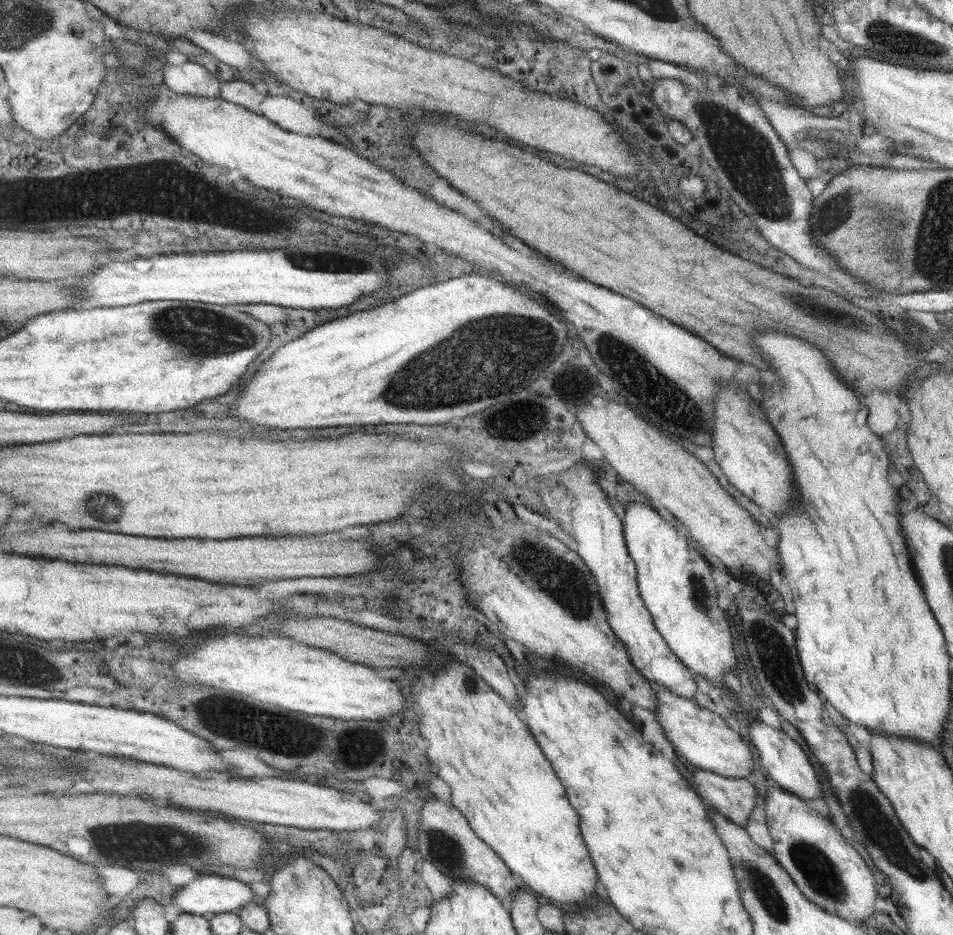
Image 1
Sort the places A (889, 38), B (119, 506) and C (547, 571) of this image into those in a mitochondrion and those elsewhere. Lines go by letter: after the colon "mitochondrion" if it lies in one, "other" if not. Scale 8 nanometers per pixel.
A: mitochondrion
B: mitochondrion
C: mitochondrion

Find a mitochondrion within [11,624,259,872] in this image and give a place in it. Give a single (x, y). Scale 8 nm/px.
(116, 842)

